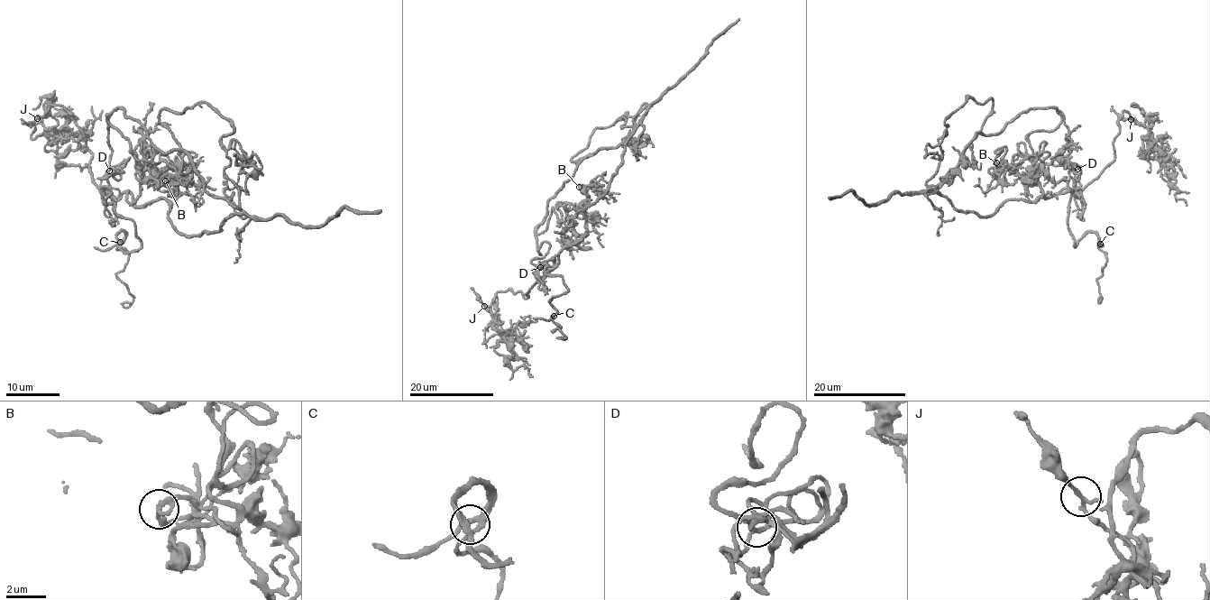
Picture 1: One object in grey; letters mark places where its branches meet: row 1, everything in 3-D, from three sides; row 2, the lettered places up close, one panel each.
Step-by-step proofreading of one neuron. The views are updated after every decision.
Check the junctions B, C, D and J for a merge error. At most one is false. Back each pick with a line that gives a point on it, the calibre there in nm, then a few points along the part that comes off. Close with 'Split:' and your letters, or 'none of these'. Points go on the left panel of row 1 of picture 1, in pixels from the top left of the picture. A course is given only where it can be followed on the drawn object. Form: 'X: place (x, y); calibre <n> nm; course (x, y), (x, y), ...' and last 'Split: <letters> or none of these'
Split: none of these

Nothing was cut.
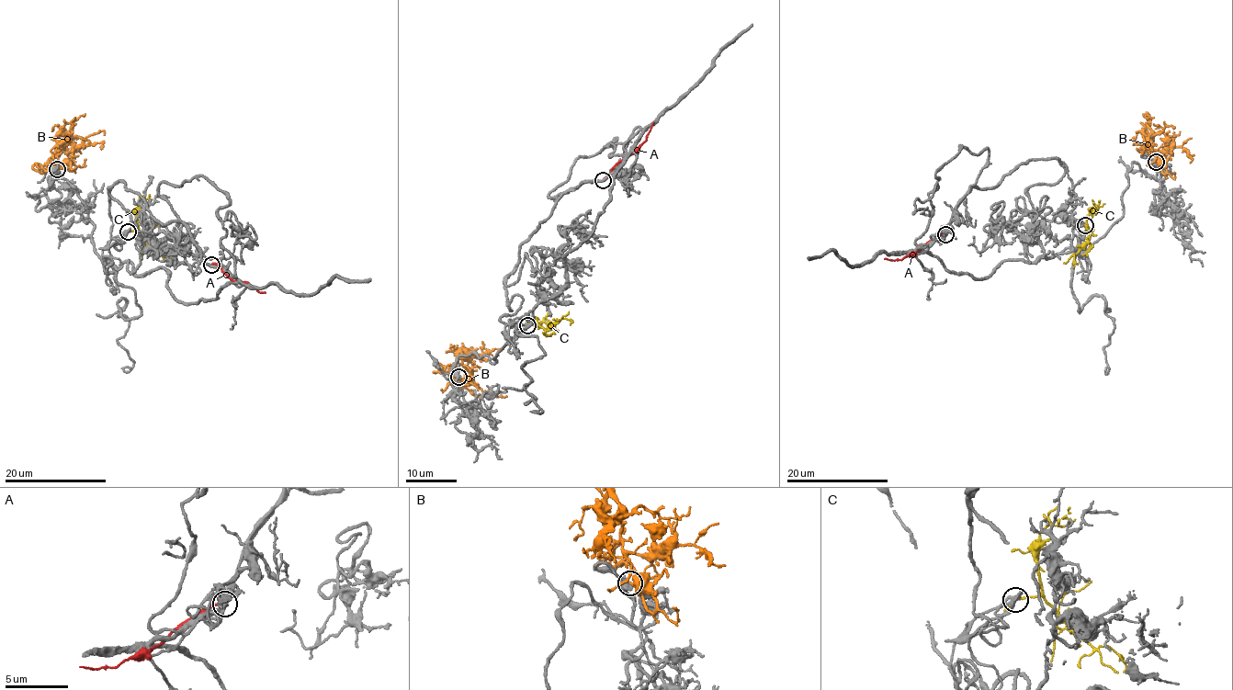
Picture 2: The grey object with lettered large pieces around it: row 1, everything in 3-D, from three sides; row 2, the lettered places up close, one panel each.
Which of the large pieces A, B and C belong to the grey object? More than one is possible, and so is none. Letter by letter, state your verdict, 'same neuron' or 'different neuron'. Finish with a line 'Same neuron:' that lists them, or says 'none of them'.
A: different neuron
B: same neuron
C: different neuron
Same neuron: B

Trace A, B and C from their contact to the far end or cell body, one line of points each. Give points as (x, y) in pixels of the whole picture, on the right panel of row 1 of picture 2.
A: (945, 234), (935, 237), (906, 257), (892, 260), (884, 258)
B: (1156, 163), (1159, 165), (1149, 138), (1148, 137), (1141, 154)
C: (1085, 225), (1089, 241), (1074, 254), (1073, 267)

